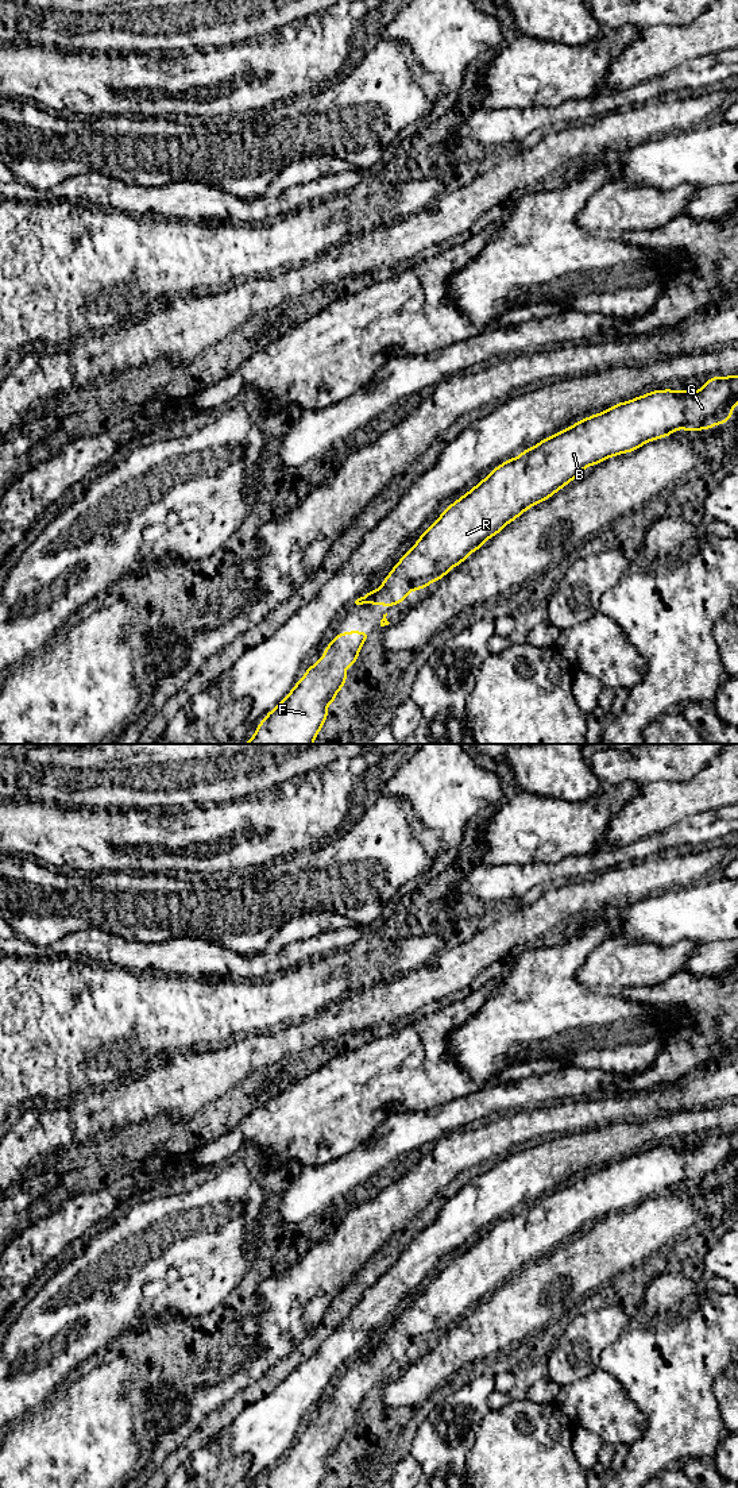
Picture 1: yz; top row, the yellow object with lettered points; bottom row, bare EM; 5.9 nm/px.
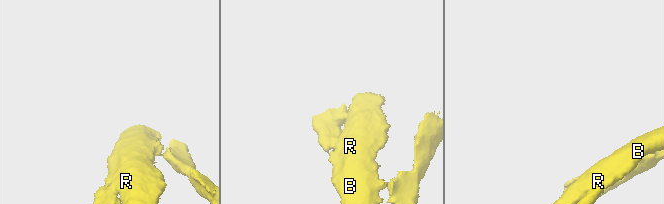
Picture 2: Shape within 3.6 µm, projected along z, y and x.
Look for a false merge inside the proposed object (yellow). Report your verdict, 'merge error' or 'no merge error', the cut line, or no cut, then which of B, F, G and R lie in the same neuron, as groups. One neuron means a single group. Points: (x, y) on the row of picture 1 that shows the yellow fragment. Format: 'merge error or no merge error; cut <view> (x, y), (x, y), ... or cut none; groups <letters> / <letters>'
no merge error; cut none; groups B F G R

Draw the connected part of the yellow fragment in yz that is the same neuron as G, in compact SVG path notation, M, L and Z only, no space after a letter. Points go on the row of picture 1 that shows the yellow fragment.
M738 374L712 377L700 390L653 390L561 429L495 467L443 510L382 586L355 604L402 604L411 590L444 578L487 539L575 481L586 467L633 452L679 428L693 432L723 425L737 402Z

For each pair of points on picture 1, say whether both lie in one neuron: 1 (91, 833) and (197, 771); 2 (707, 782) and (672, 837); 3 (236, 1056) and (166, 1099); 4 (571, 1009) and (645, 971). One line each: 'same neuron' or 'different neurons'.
1: different neurons
2: different neurons
3: same neuron
4: different neurons

